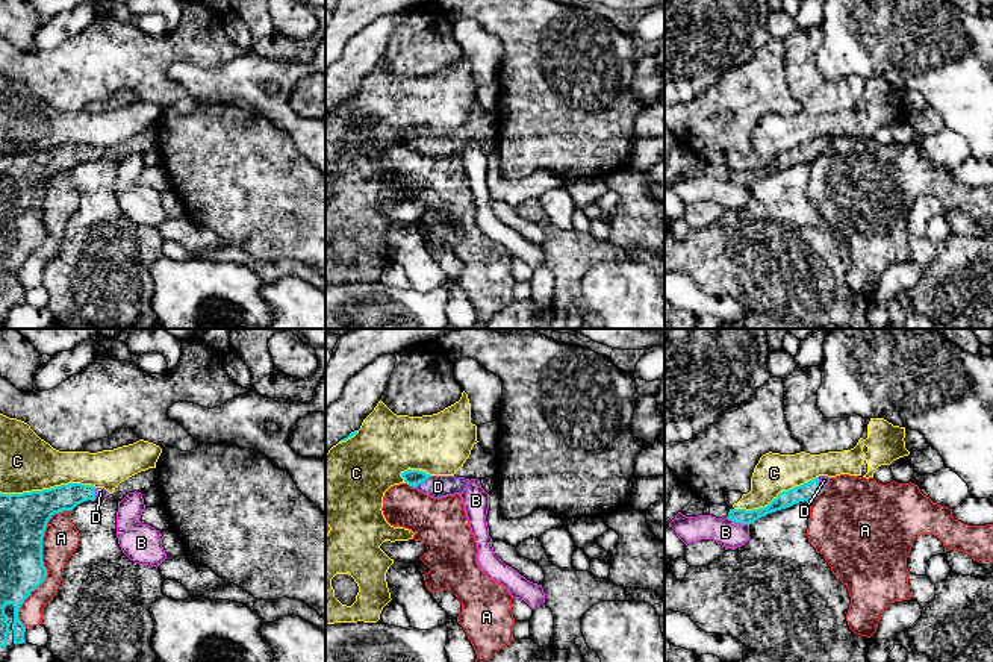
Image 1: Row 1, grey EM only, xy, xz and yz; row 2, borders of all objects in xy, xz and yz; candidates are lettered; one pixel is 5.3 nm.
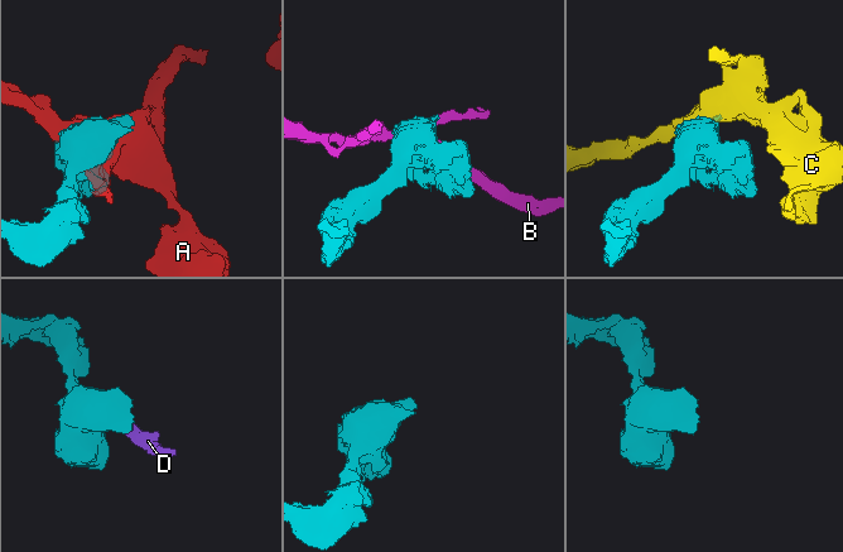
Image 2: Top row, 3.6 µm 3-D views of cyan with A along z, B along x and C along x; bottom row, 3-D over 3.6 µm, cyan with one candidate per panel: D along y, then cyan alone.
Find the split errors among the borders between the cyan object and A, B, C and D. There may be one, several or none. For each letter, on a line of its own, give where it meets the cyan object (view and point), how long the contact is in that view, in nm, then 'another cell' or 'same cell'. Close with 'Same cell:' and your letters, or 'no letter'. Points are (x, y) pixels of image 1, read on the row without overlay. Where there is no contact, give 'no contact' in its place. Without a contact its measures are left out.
A: meets cyan in xy at (43, 224); contact 700 nm long; another cell
B: meets cyan in yz at (737, 182); contact 130 nm long; another cell
C: meets cyan in xy at (47, 150); contact 500 nm long; another cell
D: meets cyan in xz at (423, 143); contact 110 nm long; same cell
Same cell: D

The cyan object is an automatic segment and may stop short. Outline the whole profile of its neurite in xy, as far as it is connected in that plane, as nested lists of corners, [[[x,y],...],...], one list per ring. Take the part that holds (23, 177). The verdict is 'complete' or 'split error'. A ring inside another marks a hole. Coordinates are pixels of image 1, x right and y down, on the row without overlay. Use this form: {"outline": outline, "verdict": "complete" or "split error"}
{"outline": [[[82,144],[23,155],[0,153],[0,326],[17,304],[26,303],[18,271],[47,238],[42,198],[48,180],[106,156],[111,155],[104,148]]], "verdict": "split error"}

